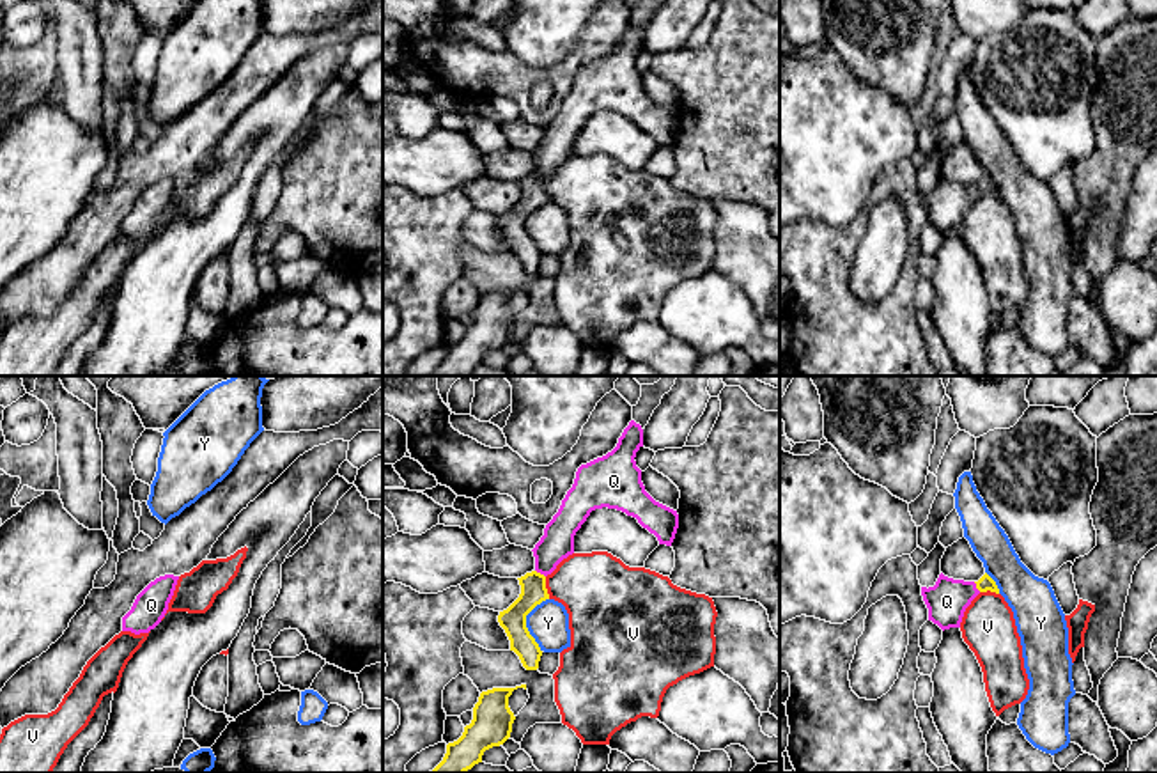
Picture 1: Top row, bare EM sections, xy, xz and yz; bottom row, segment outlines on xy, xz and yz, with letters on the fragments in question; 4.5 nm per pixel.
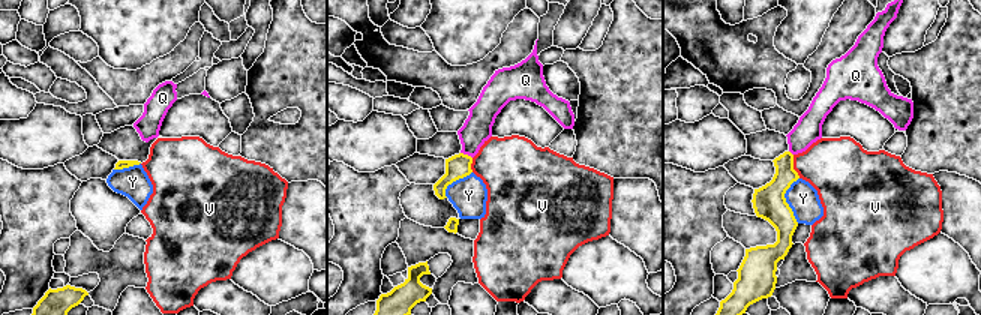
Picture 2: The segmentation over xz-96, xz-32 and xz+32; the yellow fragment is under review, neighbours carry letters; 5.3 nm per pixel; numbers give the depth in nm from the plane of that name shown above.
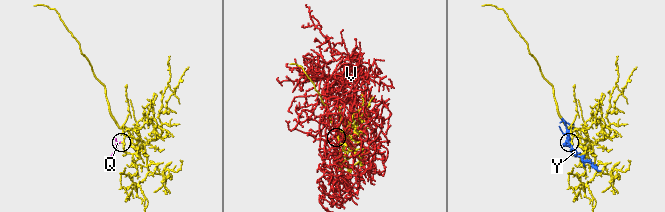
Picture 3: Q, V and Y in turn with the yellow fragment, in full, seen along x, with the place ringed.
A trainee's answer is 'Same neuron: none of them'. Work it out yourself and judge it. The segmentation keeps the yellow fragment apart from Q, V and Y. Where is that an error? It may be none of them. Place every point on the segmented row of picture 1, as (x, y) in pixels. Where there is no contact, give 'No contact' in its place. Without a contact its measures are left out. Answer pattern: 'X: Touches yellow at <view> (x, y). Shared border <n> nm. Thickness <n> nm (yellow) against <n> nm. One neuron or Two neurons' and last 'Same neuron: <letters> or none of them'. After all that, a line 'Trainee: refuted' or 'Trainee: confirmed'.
Q: Touches yellow at xz (539, 573). Shared border 60 nm. Thickness 120 nm (yellow) against 150 nm. One neuron
V: Touches yellow at xz (544, 587). Shared border 110 nm. Thickness 120 nm (yellow) against 340 nm. Two neurons
Y: Touches yellow at xz (525, 623). Shared border 260 nm. Thickness 120 nm (yellow) against 190 nm. Two neurons
Same neuron: Q
Trainee: refuted

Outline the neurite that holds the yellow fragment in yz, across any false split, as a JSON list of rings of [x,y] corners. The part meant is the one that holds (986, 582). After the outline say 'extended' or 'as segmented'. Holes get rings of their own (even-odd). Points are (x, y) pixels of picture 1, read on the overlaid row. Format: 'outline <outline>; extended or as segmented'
outline [[[985,573],[978,582],[953,580],[939,574],[934,587],[921,587],[923,601],[928,608],[928,621],[943,631],[960,628],[966,608],[980,592],[996,592],[996,582]]]; extended

